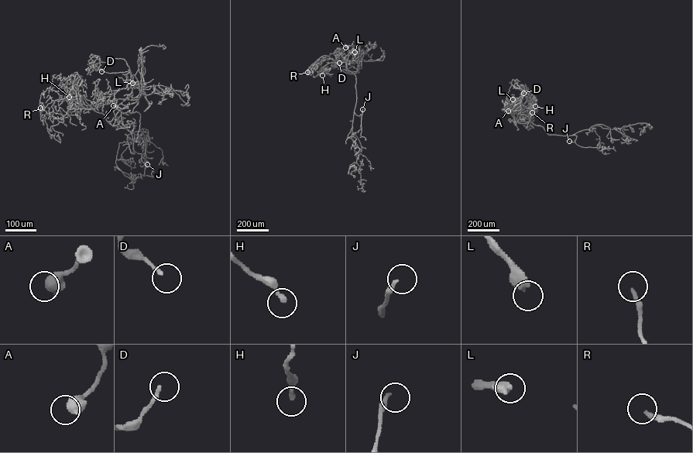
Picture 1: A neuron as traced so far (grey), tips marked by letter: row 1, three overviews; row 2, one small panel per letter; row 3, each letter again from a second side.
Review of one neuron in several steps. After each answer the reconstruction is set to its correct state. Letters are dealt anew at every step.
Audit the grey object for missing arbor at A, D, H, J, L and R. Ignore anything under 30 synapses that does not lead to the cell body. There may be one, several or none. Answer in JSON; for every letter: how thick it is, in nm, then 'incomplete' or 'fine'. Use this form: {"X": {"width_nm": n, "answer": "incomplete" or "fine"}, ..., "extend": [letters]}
{"A": {"width_nm": 550, "answer": "fine"}, "D": {"width_nm": 160, "answer": "fine"}, "H": {"width_nm": 240, "answer": "fine"}, "J": {"width_nm": 240, "answer": "fine"}, "L": {"width_nm": 440, "answer": "fine"}, "R": {"width_nm": 200, "answer": "fine"}, "extend": []}

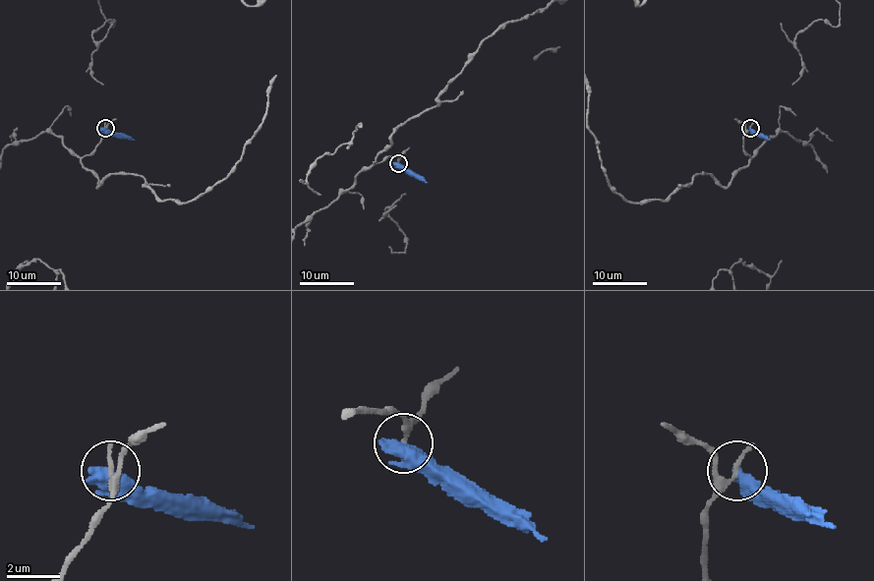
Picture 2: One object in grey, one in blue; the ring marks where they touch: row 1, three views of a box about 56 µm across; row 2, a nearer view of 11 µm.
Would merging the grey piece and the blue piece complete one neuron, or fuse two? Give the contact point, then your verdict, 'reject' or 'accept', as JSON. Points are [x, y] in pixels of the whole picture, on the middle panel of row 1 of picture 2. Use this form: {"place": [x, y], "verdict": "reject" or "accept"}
{"place": [398, 163], "verdict": "reject"}

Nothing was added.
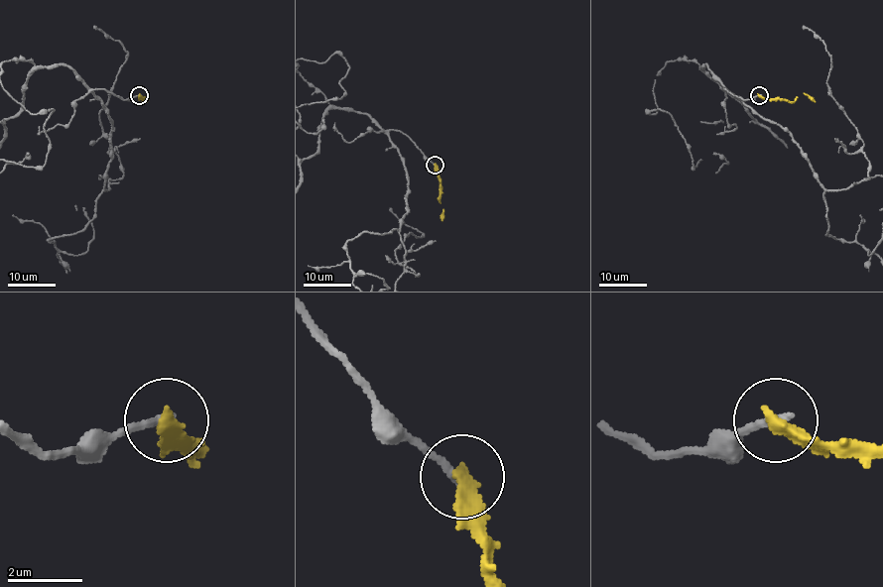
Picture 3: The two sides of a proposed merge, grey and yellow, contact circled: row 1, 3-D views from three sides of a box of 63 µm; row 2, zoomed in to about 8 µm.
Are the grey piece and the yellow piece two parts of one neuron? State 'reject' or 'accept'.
reject

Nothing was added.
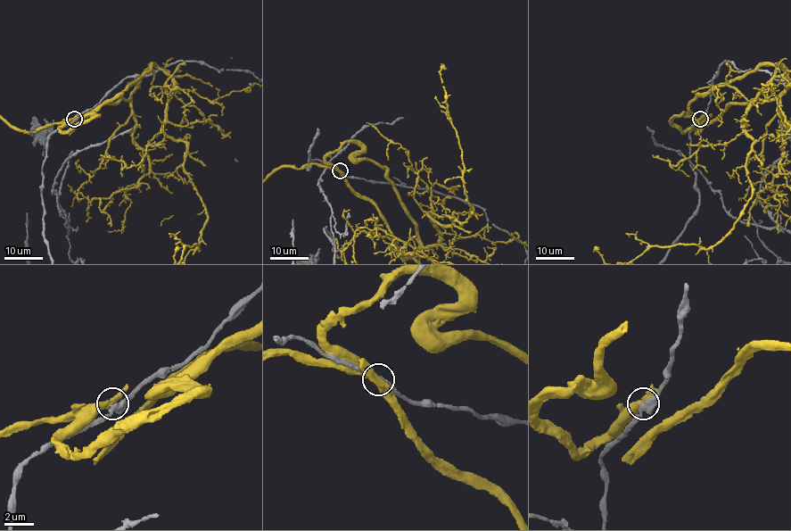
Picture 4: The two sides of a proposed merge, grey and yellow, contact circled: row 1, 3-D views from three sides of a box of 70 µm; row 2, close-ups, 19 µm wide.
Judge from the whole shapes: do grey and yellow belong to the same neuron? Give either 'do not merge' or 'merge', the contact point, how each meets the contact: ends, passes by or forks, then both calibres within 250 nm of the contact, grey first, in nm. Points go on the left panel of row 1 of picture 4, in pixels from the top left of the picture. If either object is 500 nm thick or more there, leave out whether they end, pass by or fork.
do not merge; place (74, 119); grey passes by; yellow passes by; calibres 400 and 380 nm

